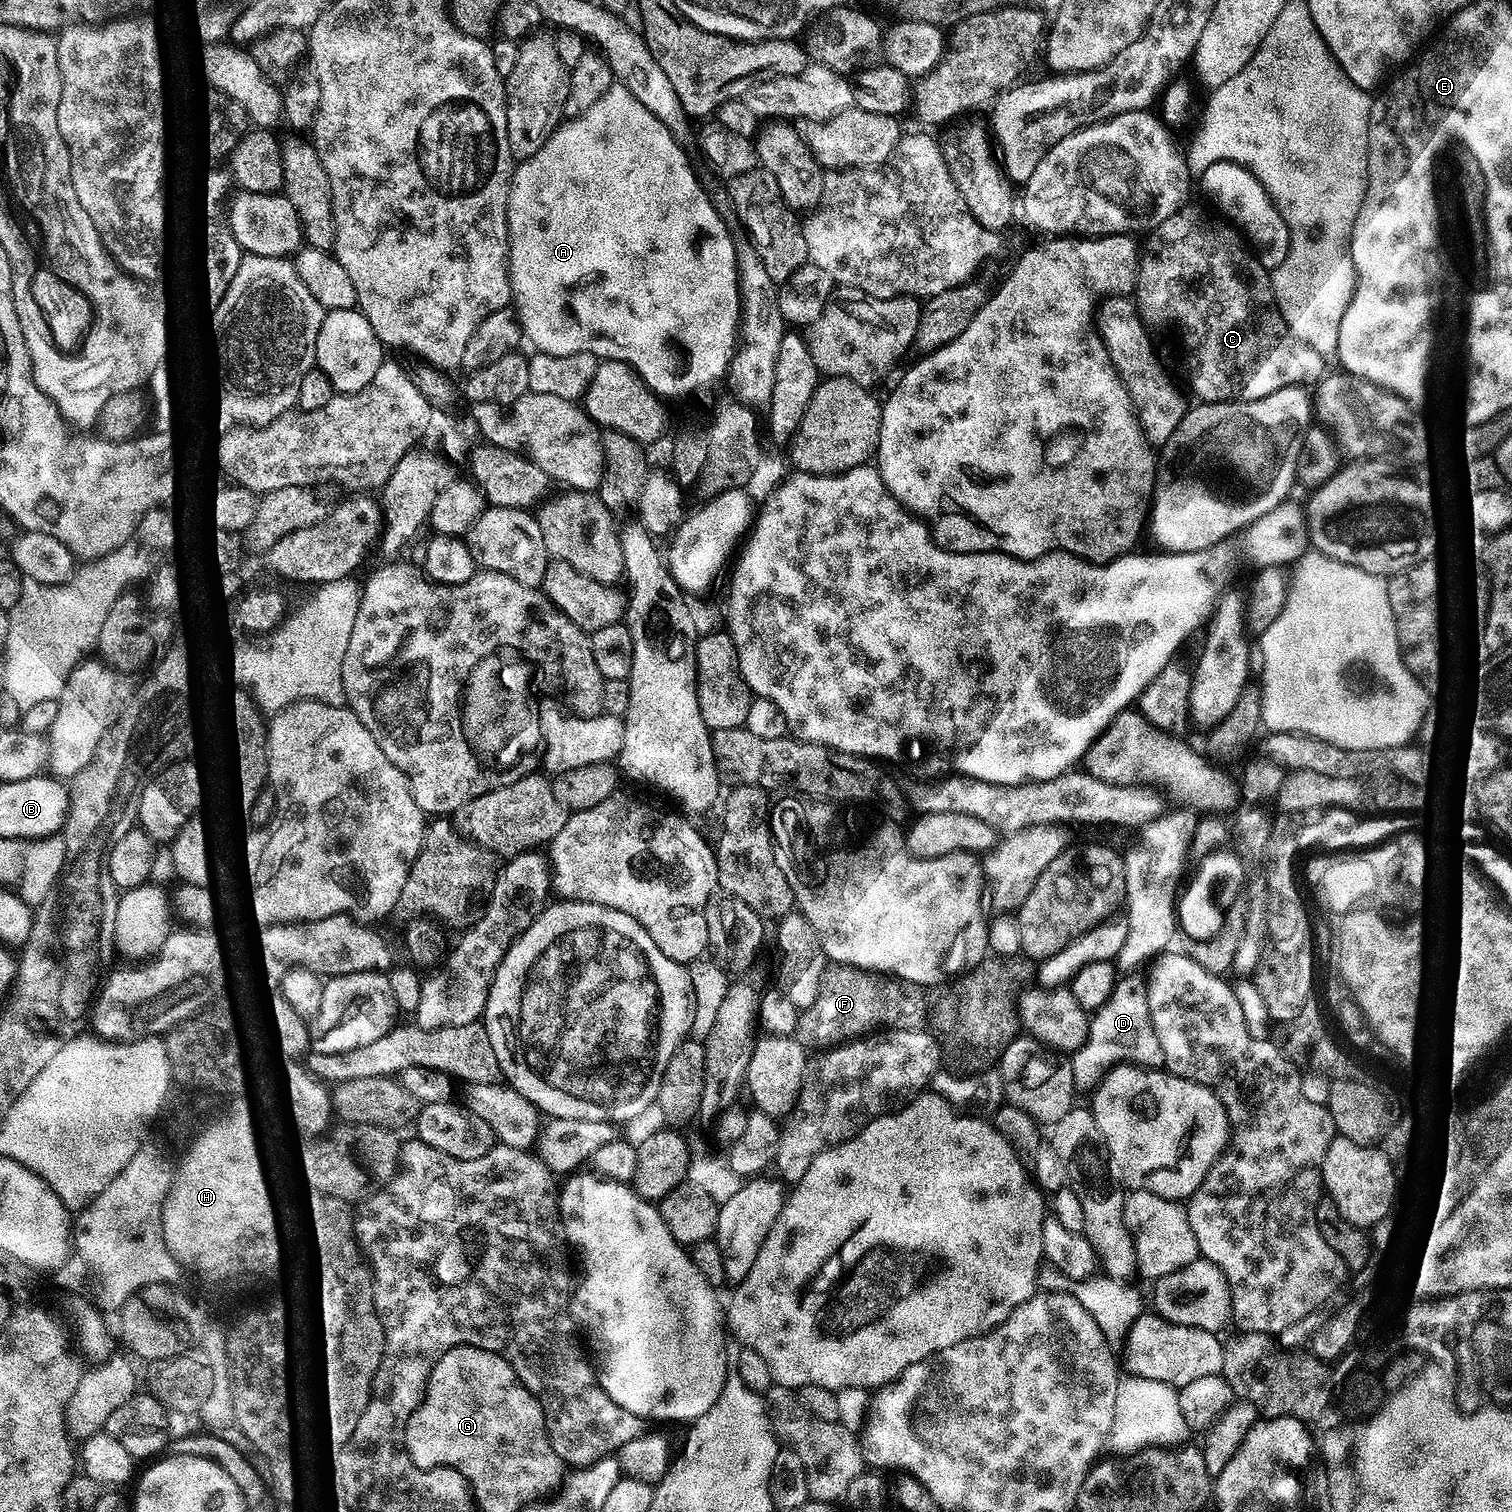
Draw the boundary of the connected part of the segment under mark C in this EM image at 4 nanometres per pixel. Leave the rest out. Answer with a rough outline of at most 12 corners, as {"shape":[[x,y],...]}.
{"shape":[[1188,202],[1140,248],[1135,303],[1176,323],[1201,401],[1308,386],[1231,223]]}

